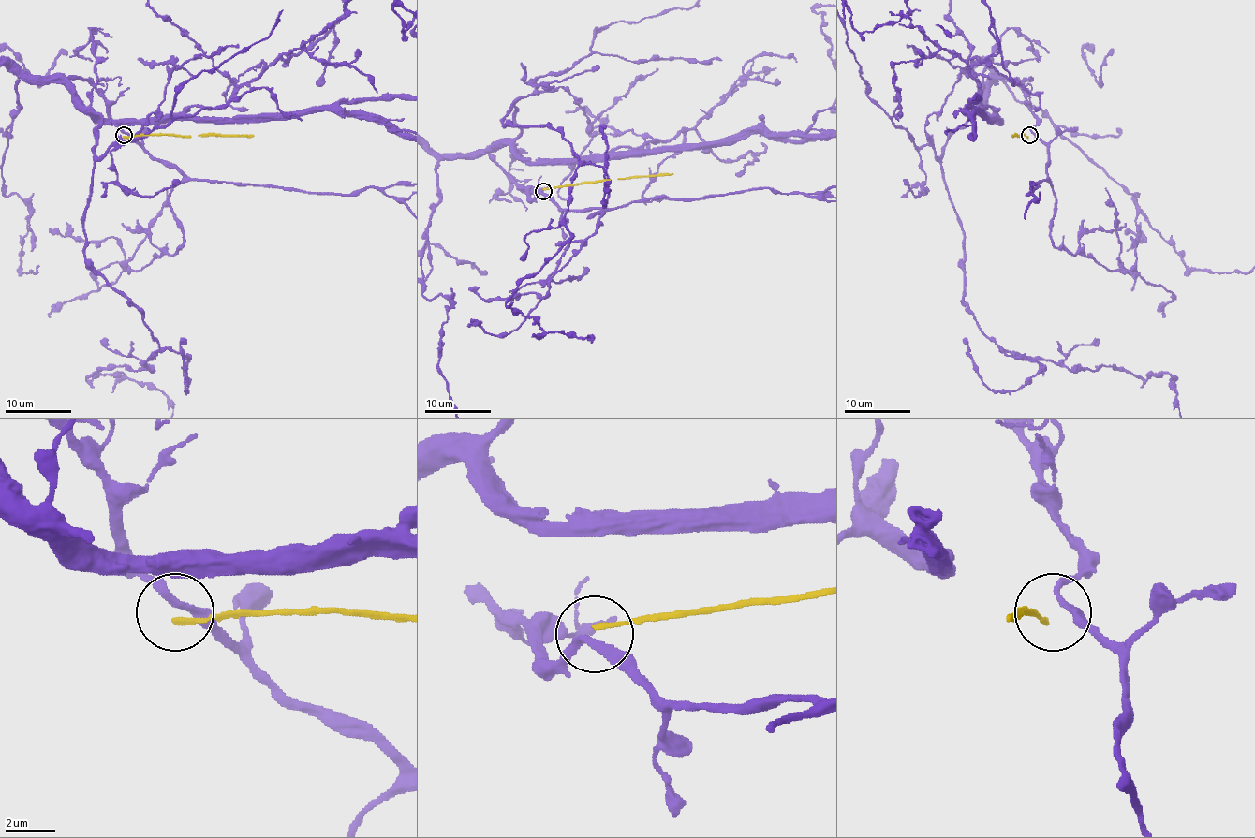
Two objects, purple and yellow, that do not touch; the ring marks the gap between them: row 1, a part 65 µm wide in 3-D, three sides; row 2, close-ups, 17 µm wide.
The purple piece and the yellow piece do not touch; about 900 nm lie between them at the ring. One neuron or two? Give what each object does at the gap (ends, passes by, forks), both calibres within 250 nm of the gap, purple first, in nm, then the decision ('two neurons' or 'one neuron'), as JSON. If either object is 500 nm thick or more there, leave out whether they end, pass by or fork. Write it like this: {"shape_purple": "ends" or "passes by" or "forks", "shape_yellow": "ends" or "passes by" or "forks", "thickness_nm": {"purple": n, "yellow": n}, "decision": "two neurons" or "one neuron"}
{"shape_purple": "passes by", "shape_yellow": "ends", "thickness_nm": {"purple": 280, "yellow": 200}, "decision": "two neurons"}

